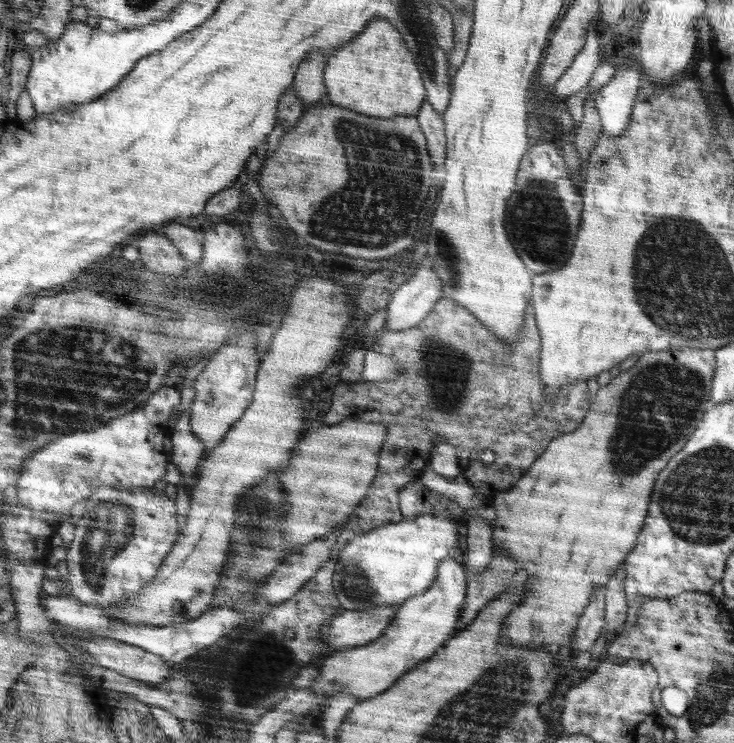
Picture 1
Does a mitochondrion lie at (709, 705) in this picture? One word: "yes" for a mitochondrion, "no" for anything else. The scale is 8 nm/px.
yes

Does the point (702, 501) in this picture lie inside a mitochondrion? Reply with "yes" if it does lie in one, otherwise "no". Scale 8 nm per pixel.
yes

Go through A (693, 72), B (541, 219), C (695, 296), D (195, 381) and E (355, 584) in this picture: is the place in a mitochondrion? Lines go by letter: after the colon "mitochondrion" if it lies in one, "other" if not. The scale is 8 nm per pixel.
A: other
B: mitochondrion
C: mitochondrion
D: other
E: mitochondrion

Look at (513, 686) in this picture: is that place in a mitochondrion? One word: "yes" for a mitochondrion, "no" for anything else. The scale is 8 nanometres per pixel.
yes

